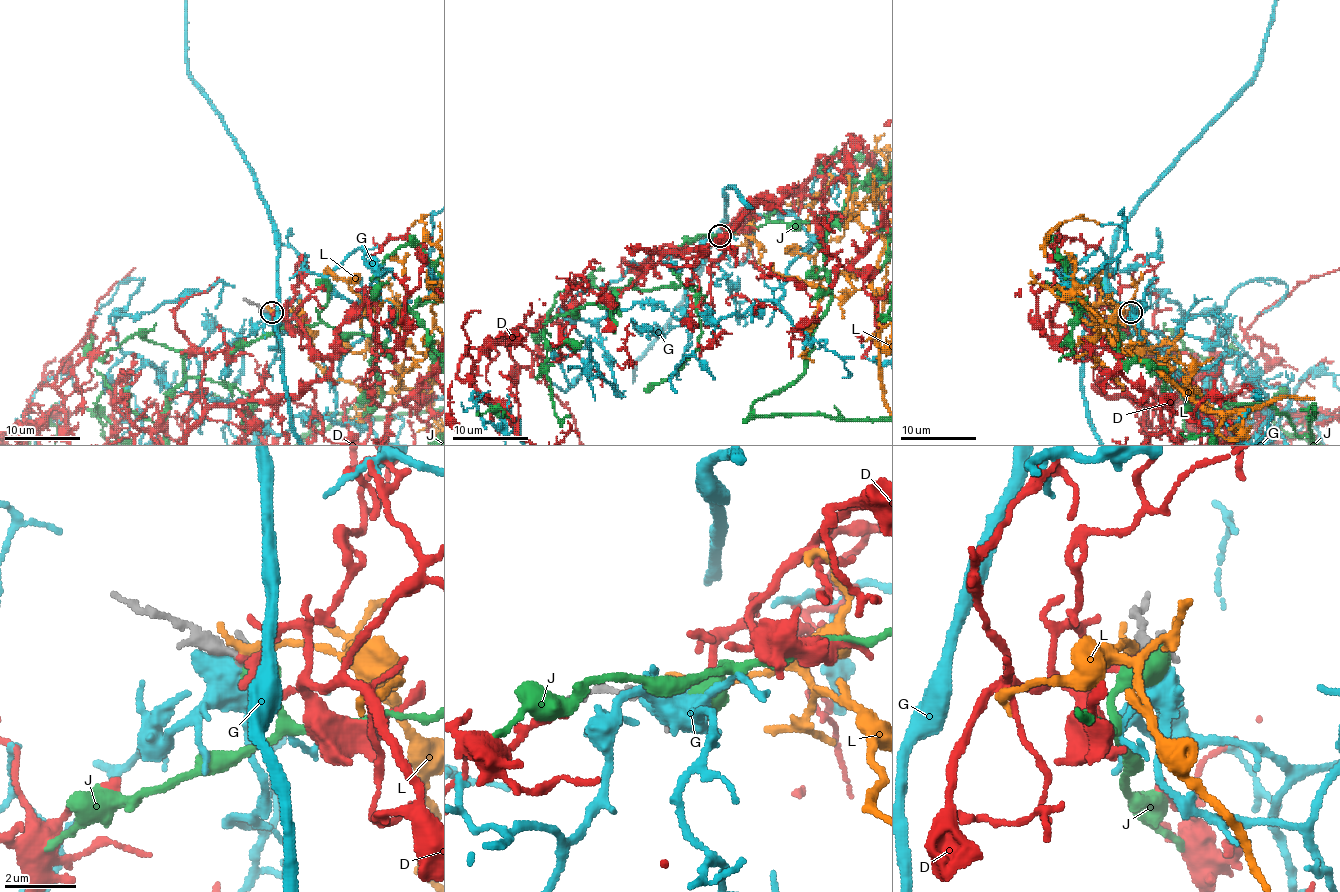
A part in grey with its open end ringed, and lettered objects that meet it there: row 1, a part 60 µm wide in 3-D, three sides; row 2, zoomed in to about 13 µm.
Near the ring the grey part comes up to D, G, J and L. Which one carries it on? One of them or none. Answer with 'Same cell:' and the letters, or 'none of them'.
Same cell: D

